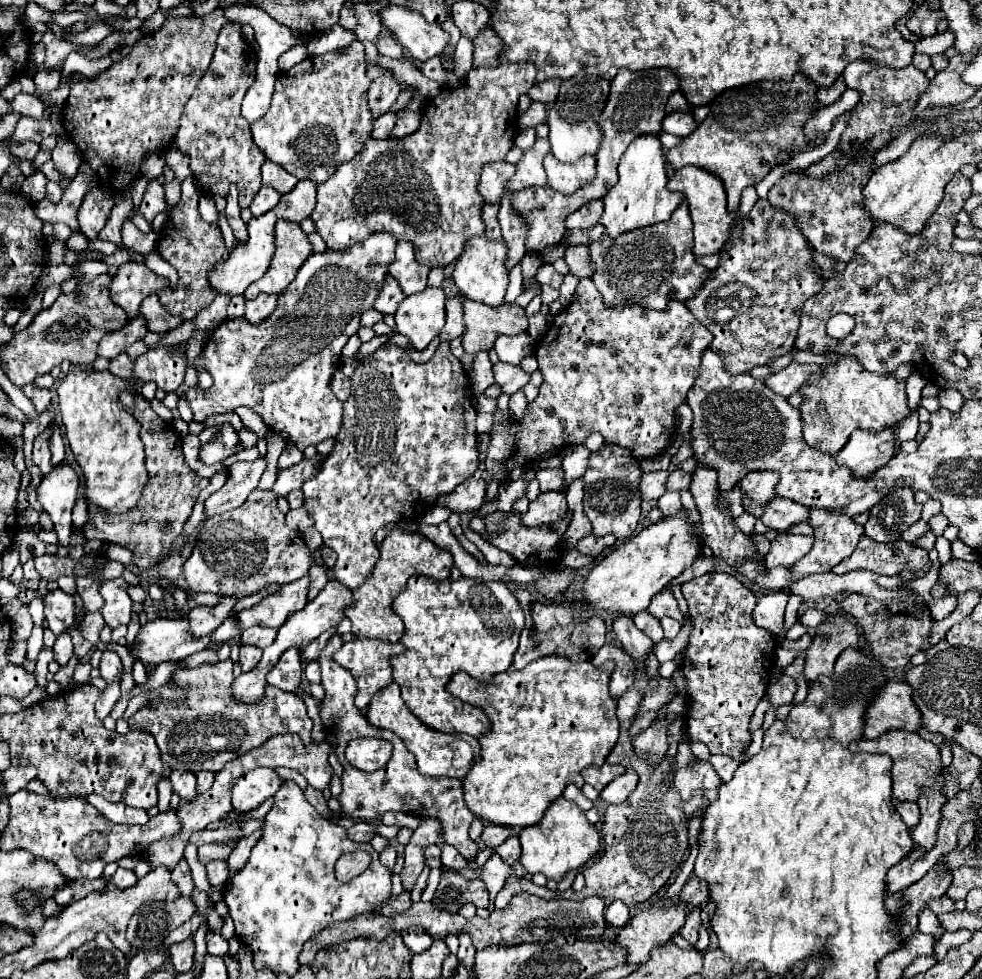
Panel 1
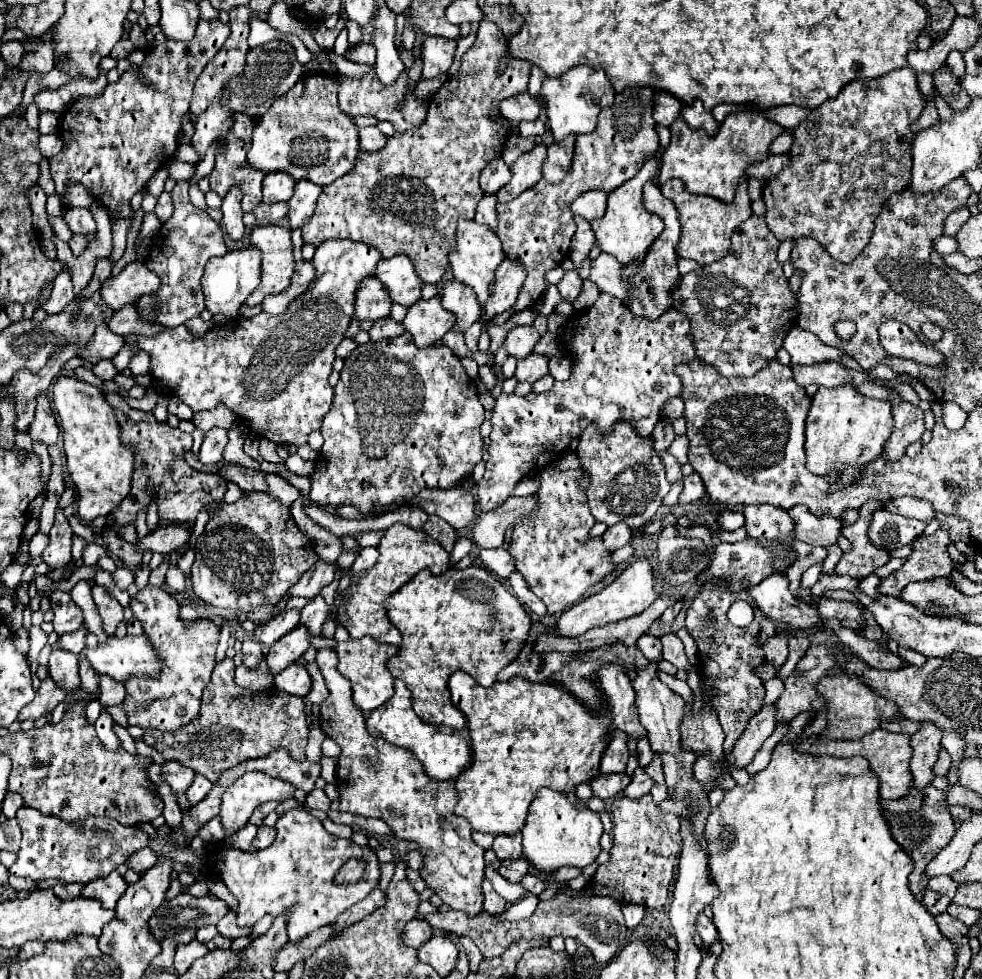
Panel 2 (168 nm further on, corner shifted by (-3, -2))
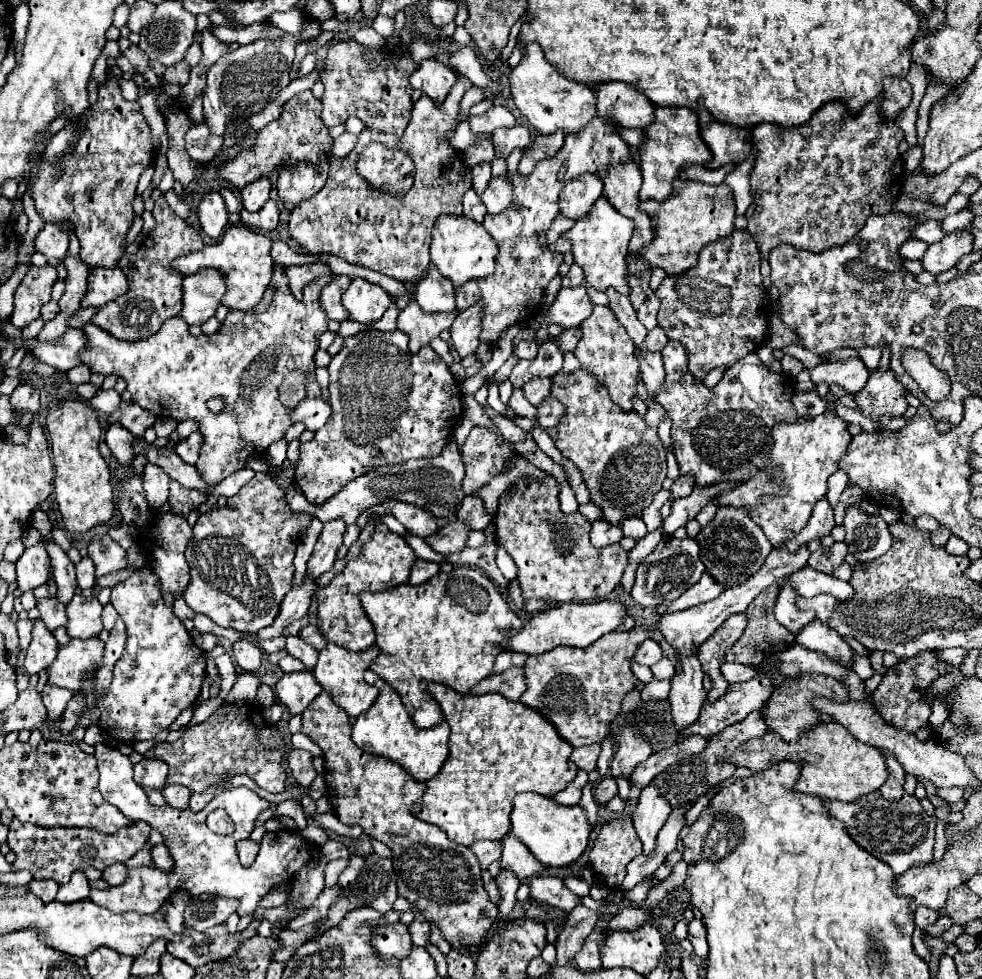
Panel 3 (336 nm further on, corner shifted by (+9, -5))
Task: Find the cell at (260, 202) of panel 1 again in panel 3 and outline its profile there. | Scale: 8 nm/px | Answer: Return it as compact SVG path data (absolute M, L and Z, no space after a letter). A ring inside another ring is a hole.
M269 200L261 210L257 212L241 212L241 222L249 228L259 228L259 230L273 230L279 222L279 210L273 200Z

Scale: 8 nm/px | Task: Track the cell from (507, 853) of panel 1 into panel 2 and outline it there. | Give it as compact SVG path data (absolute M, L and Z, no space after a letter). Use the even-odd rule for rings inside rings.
M517 859L517 861L503 861L501 863L501 877L505 877L509 883L519 883L525 873L529 871L529 861Z

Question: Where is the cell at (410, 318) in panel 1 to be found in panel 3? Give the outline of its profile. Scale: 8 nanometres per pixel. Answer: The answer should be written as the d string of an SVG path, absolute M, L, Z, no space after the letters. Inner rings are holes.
M411 302L397 318L397 328L409 336L409 352L417 352L427 346L441 330L451 328L459 312L423 312L417 302Z

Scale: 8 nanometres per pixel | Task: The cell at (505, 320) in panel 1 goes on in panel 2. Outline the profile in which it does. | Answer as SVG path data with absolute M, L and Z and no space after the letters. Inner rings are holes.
M523 325L523 327L515 327L509 331L503 347L509 351L509 355L517 359L525 359L533 355L533 347L537 345L539 339L541 335L535 331L533 325Z

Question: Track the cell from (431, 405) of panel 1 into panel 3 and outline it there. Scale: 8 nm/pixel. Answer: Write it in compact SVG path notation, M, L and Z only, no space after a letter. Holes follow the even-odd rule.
M371 330L371 332L361 332L353 338L345 338L345 344L341 348L341 352L337 356L333 356L331 364L327 366L329 368L329 394L331 394L331 408L333 408L333 414L329 416L327 424L323 428L319 428L315 432L315 438L311 442L305 442L301 444L301 458L295 466L295 482L299 484L299 488L303 490L305 498L309 502L325 502L327 498L335 496L349 480L373 470L373 468L379 468L379 466L385 466L385 464L397 464L397 462L403 462L403 460L411 460L411 458L431 458L431 456L439 456L441 450L445 448L445 444L453 438L453 430L463 414L463 402L461 402L461 392L459 392L459 386L457 386L457 380L453 378L451 370L447 368L447 364L441 360L441 356L431 348L431 346L425 346L421 348L417 354L411 354L409 348L407 348L407 342L409 338L401 332L401 330L395 330L395 332L377 332L377 330Z

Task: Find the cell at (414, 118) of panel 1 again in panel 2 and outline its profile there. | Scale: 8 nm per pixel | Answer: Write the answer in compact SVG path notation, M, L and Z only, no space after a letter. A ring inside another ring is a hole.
M375 71L363 75L361 79L351 79L351 77L345 77L345 75L339 75L339 89L337 89L337 95L339 95L339 105L341 105L341 111L345 115L372 115L377 117L379 121L389 121L395 131L405 131L405 129L411 129L411 127L417 127L421 125L421 121L425 121L425 115L427 115L427 101L417 97L413 93L413 89L409 91L409 75L407 71L401 73L397 77L395 83L391 85L381 85L381 81L377 79Z

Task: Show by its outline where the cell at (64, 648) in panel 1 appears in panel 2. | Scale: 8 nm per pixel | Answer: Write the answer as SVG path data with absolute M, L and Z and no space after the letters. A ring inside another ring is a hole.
M61 649L53 651L49 657L49 675L67 693L81 687L79 665L77 665L77 657L73 657L73 653L65 653Z

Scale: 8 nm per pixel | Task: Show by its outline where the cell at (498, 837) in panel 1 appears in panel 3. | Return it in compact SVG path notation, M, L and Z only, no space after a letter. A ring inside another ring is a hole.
M507 834L501 840L501 868L515 872L519 880L527 880L543 872L545 868L535 860L525 844L521 844L513 834Z

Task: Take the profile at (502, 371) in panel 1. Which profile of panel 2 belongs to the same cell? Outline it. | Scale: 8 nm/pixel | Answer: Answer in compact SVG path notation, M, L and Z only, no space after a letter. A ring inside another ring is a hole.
M535 353L533 357L527 357L527 359L521 359L521 361L519 361L519 367L517 367L517 371L515 371L515 377L517 377L519 381L535 383L539 377L543 377L543 375L549 373L547 365L549 365L549 359L547 359L545 355Z

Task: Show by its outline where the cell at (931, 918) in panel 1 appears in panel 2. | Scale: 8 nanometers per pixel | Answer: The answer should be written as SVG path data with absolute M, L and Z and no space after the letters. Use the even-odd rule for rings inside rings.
M927 787L925 789L925 795L923 795L923 805L921 805L921 811L917 809L917 813L893 813L893 811L883 811L883 817L891 829L891 835L893 839L905 849L905 853L909 853L909 857L913 859L913 871L909 875L909 883L911 883L911 889L913 893L917 895L919 901L923 901L923 887L927 883L927 875L925 875L925 867L927 863L941 851L945 849L945 845L949 845L949 841L953 839L955 835L955 825L953 825L953 819L951 819L951 813L947 809L947 803L945 803L945 797L943 797L943 791L937 791L933 787Z

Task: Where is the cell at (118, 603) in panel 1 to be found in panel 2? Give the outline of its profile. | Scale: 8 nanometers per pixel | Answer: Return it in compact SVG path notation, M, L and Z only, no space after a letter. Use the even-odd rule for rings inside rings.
M95 585L91 589L91 595L93 595L93 601L95 601L97 611L99 611L99 617L101 617L101 623L103 623L103 631L107 635L113 635L117 625L119 625L119 621L123 619L123 607L117 603L117 599L111 597L111 593L105 587Z

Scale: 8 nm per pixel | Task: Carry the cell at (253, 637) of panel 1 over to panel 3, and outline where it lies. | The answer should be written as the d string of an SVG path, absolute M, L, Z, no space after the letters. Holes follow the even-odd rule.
M309 578L303 582L301 588L287 592L285 600L281 602L281 612L277 614L277 620L273 620L271 626L257 632L257 636L261 640L271 640L275 636L281 636L289 624L293 624L307 612L313 592L315 592L315 580L309 580Z

